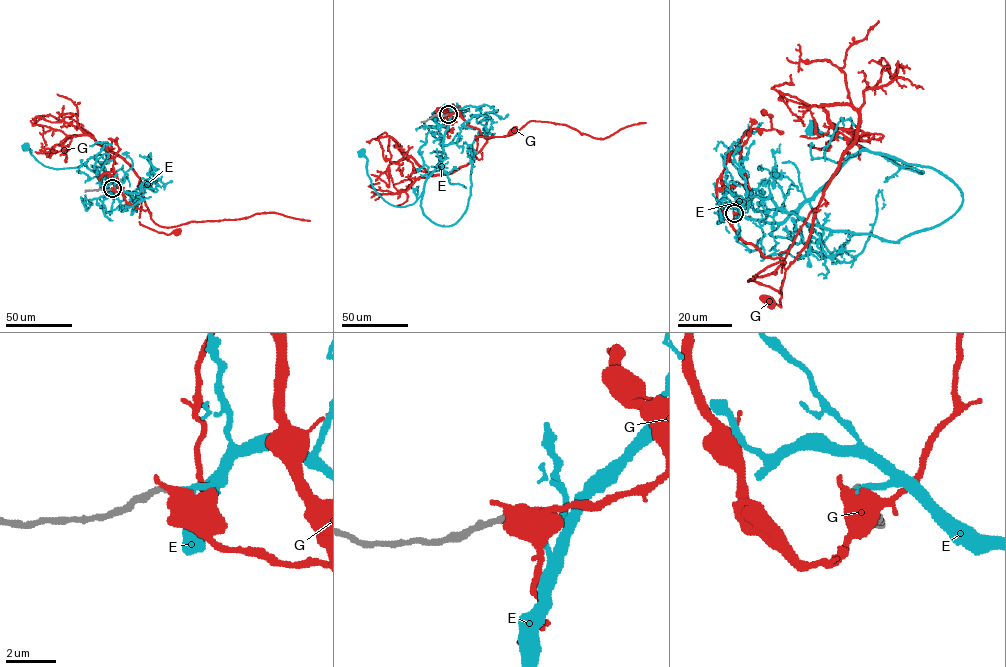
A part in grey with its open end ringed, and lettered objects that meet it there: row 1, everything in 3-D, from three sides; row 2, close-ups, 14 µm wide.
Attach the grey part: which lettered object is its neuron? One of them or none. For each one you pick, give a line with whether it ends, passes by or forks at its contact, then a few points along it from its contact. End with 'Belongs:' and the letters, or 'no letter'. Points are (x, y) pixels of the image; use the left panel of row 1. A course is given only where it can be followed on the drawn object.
E: it ends | via (112, 188), (108, 193), (104, 170), (93, 158), (76, 167), (54, 169), (45, 166), (26, 147)
Belongs: E

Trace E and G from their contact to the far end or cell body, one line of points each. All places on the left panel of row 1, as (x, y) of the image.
E: (112, 188), (108, 193), (104, 170), (93, 158), (76, 167), (54, 169), (45, 166), (26, 147)
G: (112, 188), (150, 216), (137, 186), (140, 224), (167, 234), (176, 232)

